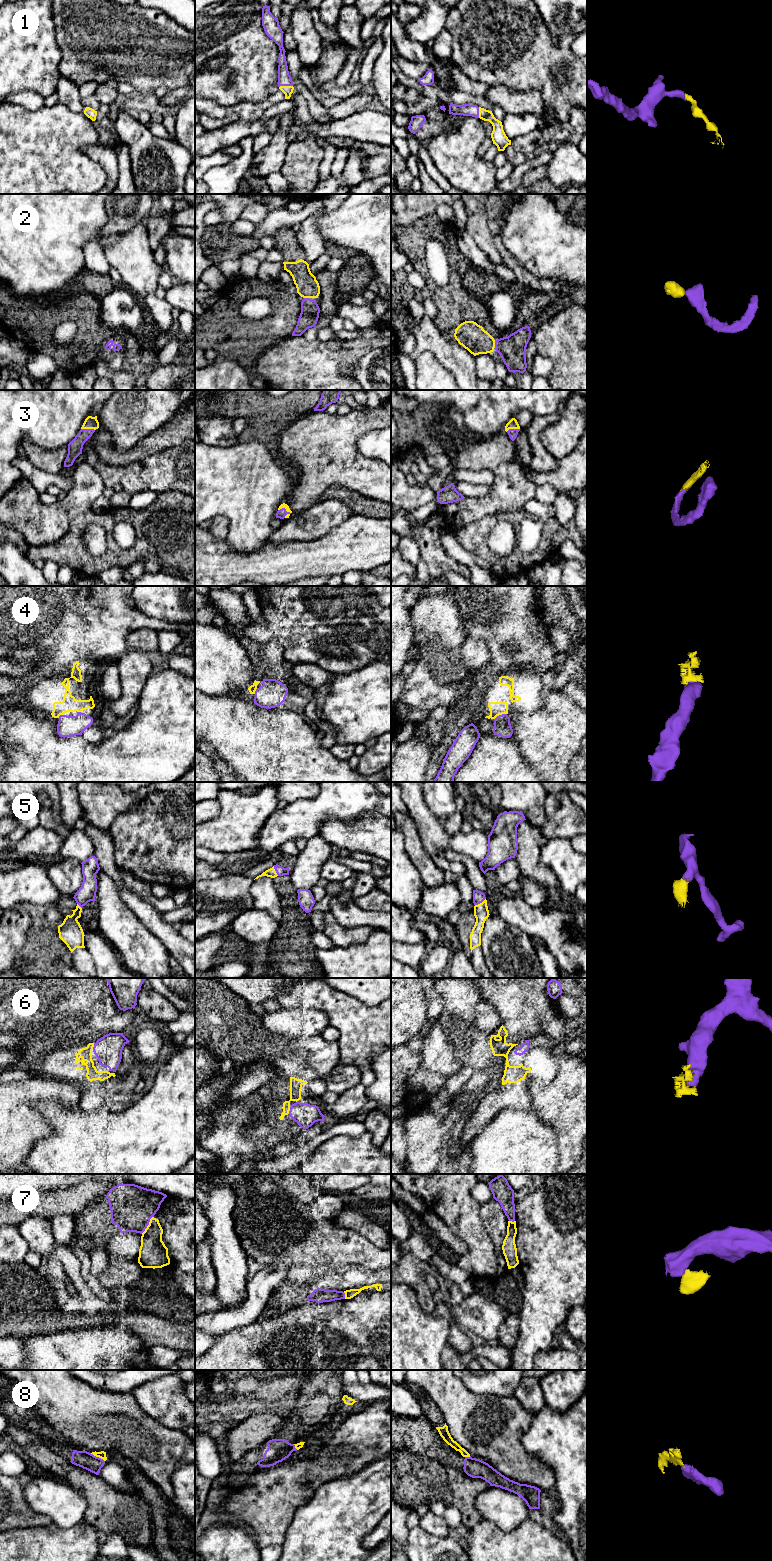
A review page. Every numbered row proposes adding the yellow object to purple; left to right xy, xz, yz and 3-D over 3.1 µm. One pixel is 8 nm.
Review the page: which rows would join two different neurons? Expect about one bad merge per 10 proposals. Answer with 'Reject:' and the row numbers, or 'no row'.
Reject: 7, 8

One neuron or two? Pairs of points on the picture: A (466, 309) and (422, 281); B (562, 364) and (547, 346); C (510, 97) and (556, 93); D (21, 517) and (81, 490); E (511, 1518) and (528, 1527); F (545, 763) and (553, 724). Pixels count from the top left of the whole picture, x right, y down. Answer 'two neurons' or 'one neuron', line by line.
A: two neurons
B: one neuron
C: two neurons
D: one neuron
E: two neurons
F: one neuron

